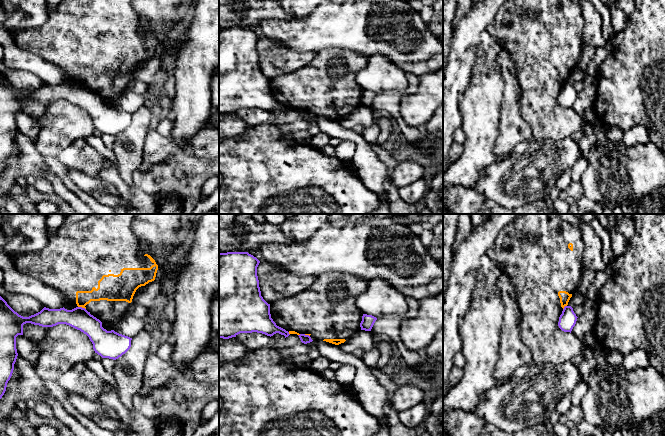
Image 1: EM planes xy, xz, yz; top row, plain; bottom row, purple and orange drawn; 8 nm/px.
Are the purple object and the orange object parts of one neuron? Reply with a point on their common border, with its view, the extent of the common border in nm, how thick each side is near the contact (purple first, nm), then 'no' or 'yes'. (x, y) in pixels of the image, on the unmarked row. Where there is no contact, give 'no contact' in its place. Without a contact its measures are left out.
xy (81, 83) | 70 nm | 180/160 nm | no

